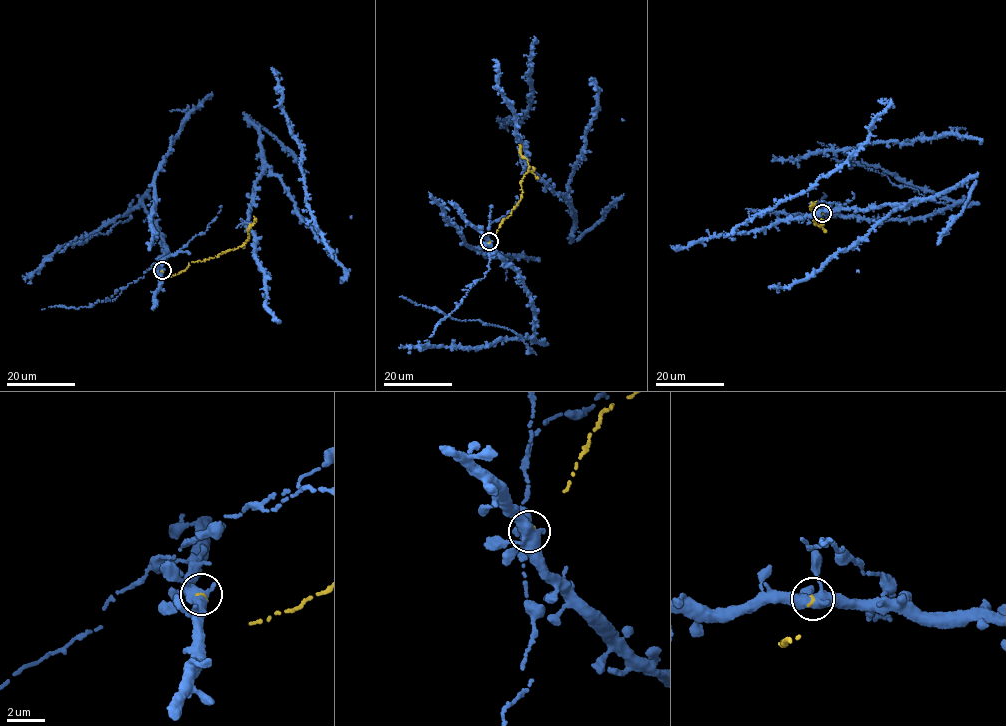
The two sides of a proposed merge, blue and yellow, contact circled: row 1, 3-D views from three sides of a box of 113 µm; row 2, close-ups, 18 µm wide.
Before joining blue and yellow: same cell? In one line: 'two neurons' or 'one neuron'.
two neurons

